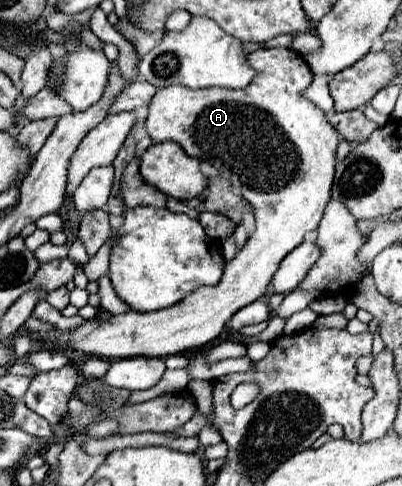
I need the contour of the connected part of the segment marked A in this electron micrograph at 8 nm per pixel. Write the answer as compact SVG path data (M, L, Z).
M257 49L247 55L247 61L253 63L255 79L247 85L247 89L187 89L181 85L163 87L155 93L149 105L149 117L145 121L147 133L153 137L153 143L175 141L183 147L189 157L197 157L201 161L219 159L225 169L221 177L229 179L235 187L241 189L241 197L253 207L255 213L255 231L247 239L245 247L237 251L237 255L227 261L223 277L219 285L197 289L191 297L185 297L181 305L173 305L171 309L161 309L159 313L135 313L125 311L113 315L111 319L91 319L81 323L75 329L61 331L35 331L35 339L45 343L57 343L63 349L77 351L83 355L107 357L107 359L125 359L125 357L169 357L177 353L187 353L189 349L197 349L213 341L233 313L241 307L253 303L261 295L267 293L269 281L279 267L279 261L287 253L291 253L307 233L313 233L321 221L323 209L331 199L331 183L335 173L335 151L337 151L337 131L325 119L325 113L305 97L305 89L311 85L313 75L307 69L305 61L299 53L291 49Z

